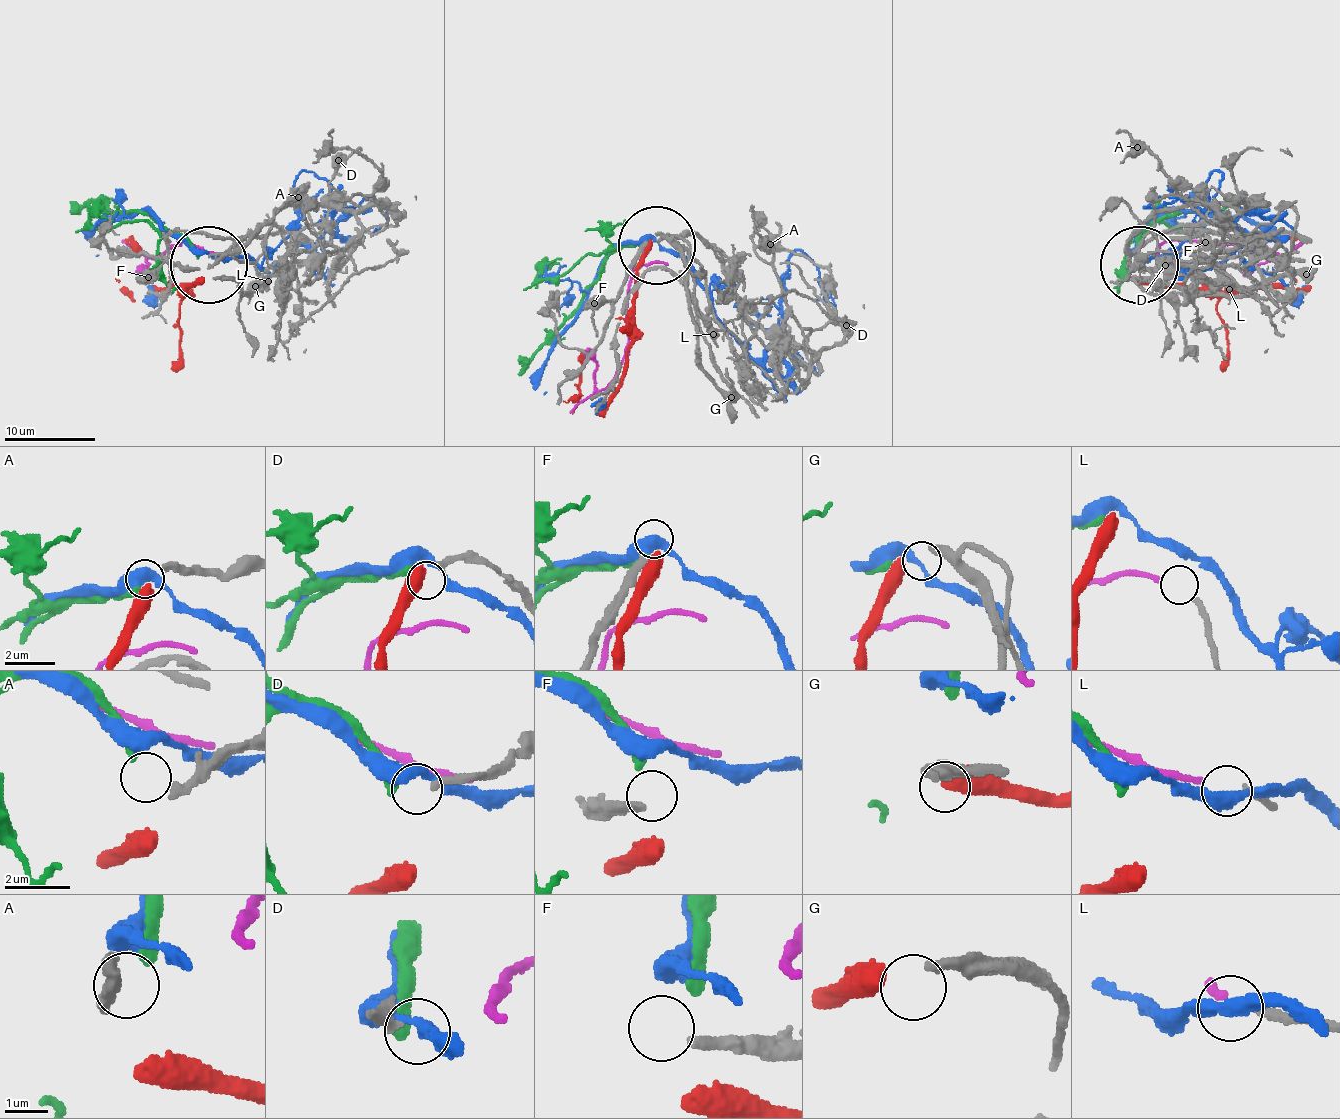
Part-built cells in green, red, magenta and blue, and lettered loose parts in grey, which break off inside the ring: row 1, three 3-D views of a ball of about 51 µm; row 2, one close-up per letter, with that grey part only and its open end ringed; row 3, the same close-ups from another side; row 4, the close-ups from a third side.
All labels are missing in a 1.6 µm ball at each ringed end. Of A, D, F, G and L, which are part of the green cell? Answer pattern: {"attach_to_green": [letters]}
{"attach_to_green": ["A"]}

